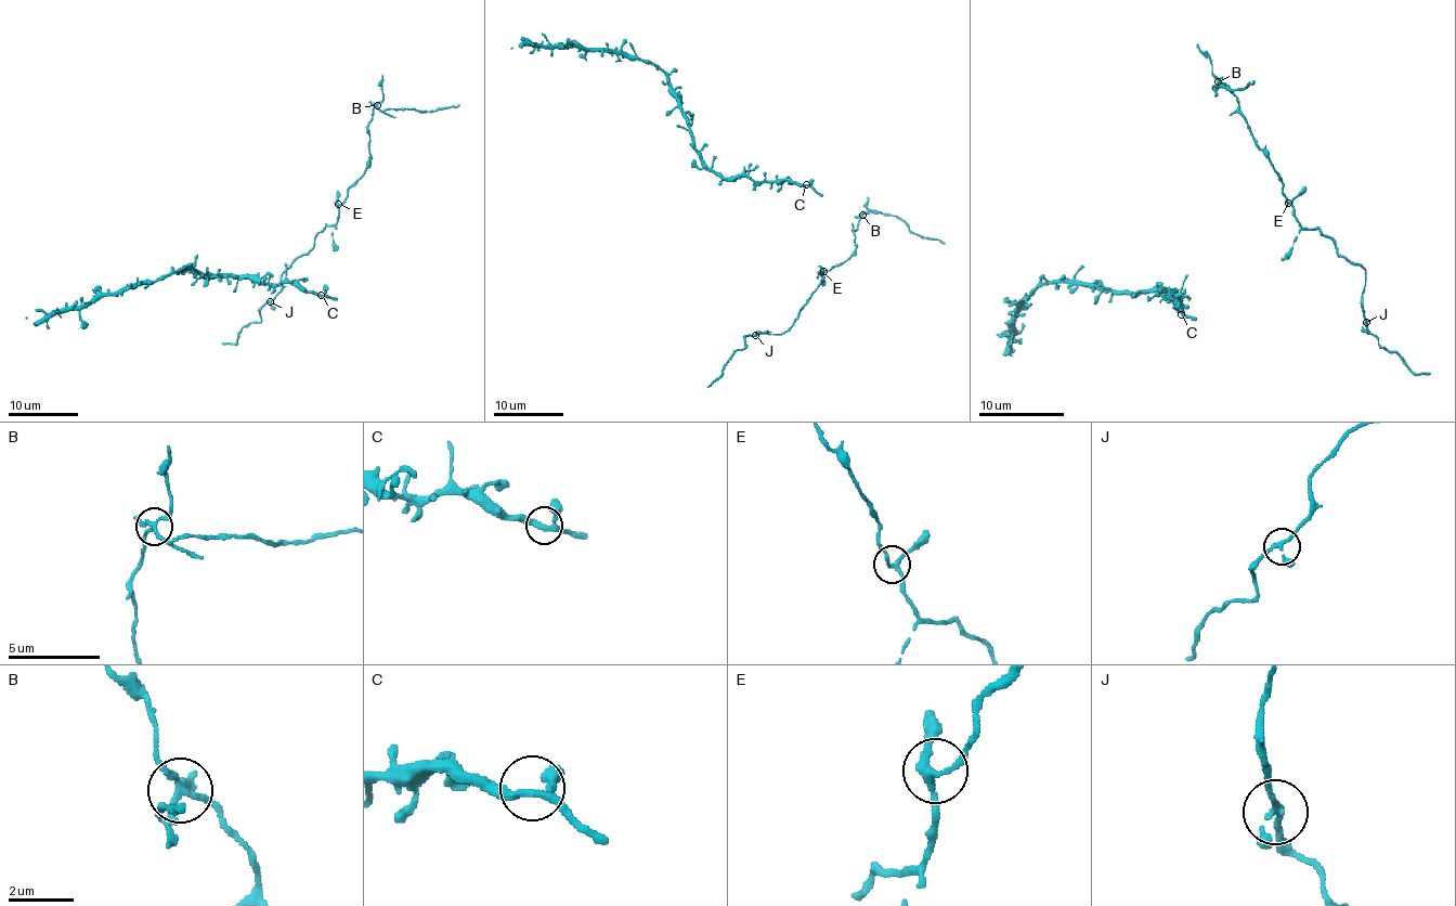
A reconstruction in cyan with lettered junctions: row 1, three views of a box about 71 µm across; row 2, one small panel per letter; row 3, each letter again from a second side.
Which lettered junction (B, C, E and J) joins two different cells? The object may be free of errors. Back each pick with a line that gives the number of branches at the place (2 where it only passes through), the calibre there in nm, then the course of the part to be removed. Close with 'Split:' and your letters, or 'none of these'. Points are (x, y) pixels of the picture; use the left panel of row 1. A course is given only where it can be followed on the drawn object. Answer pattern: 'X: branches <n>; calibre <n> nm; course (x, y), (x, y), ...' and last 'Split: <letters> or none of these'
B: branches 4; calibre 200 nm; course (377, 105), (382, 111), (426, 111), (459, 104)
Split: B

